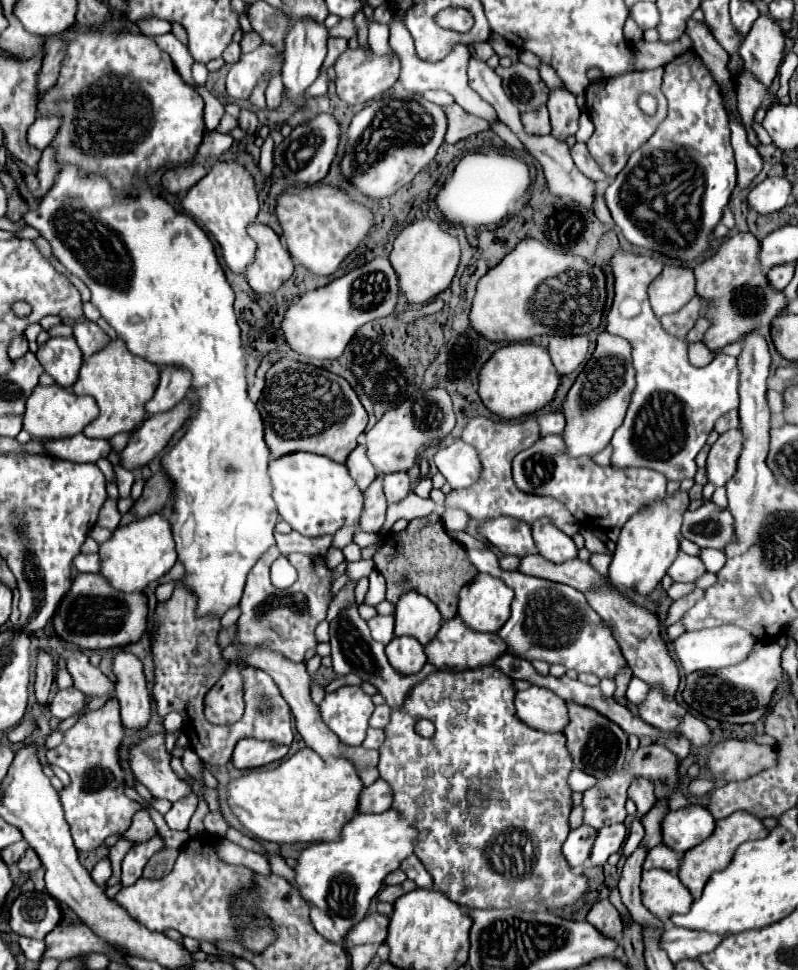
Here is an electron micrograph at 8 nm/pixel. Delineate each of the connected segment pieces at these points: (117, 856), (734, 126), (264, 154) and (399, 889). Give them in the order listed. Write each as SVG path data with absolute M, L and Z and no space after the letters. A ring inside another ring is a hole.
M119 840L111 850L109 850L109 858L111 858L111 864L113 864L113 874L111 878L107 880L105 886L115 886L119 880L121 880L121 862L127 854L127 850L131 850L135 844L131 844L131 840Z
M731 118L731 144L737 160L737 184L739 188L745 188L761 172L763 160L757 150L747 142L747 132L737 122L737 118Z
M267 138L267 142L261 148L261 160L259 160L259 166L261 166L261 172L265 174L265 178L271 176L271 168L273 168L271 162L273 162L273 142L271 142L271 138Z
M405 880L405 882L399 884L399 886L385 886L385 888L381 890L381 894L379 894L379 900L383 900L383 902L395 902L401 894L407 894L407 892L411 892L411 890L415 890L415 888L417 888L417 884L411 882L411 880Z

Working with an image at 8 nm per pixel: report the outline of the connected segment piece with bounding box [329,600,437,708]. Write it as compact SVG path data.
M357 600L343 608L341 614L337 618L333 618L329 622L329 634L331 634L331 658L333 658L333 670L339 674L339 676L345 676L349 672L353 674L359 674L361 680L369 680L371 684L375 684L379 688L379 692L385 696L387 704L391 708L401 706L405 702L405 694L411 690L413 684L417 684L419 680L423 680L423 676L431 674L431 672L437 672L431 664L425 664L423 670L419 674L413 674L413 676L403 676L399 672L395 672L389 662L387 662L387 656L385 656L385 646L371 640L371 634L369 634L369 628L367 628L367 622L359 616L359 604Z

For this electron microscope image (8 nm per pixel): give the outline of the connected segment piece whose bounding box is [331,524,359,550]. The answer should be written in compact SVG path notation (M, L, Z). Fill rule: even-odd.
M355 524L355 526L343 526L339 532L333 534L333 542L331 542L331 546L343 550L349 542L353 542L353 534L355 534L357 530L359 530L359 524Z

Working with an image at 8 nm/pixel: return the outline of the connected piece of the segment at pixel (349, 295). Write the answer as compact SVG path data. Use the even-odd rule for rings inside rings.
M375 258L323 288L305 292L297 302L293 302L281 322L285 342L301 356L335 360L343 354L357 328L371 320L395 314L397 296L399 282L391 262L387 258Z

